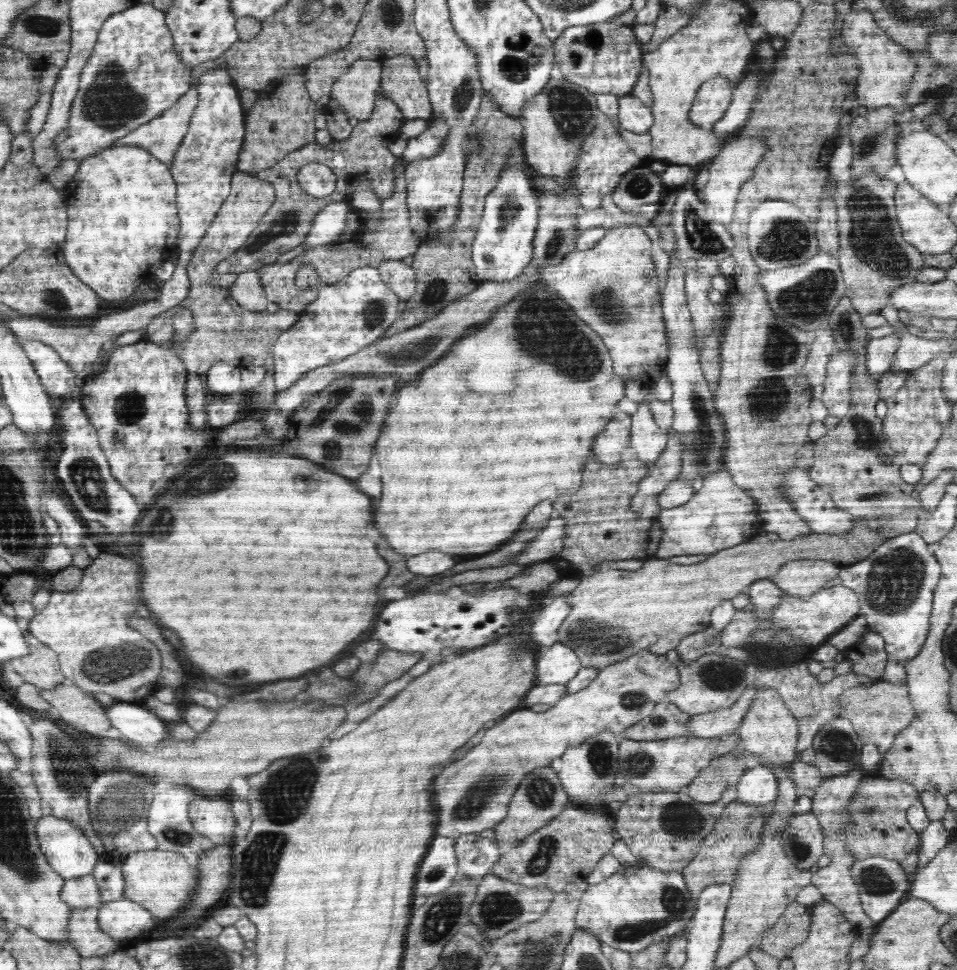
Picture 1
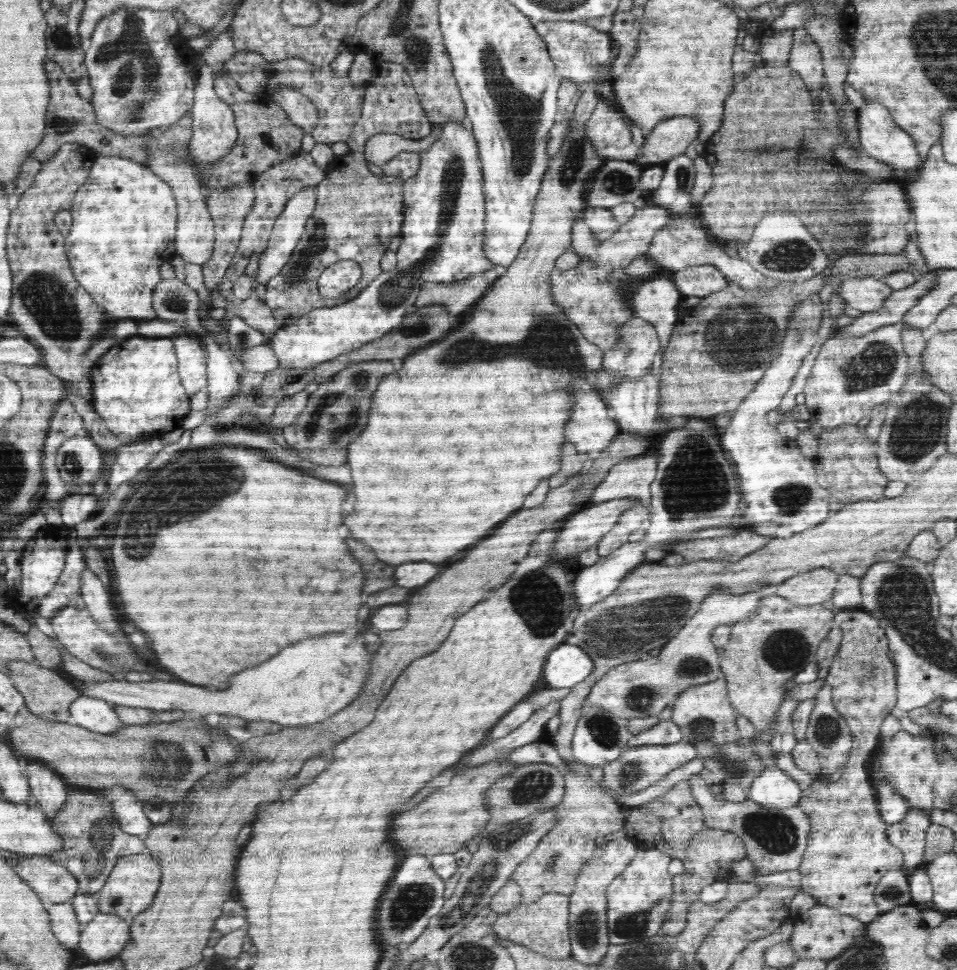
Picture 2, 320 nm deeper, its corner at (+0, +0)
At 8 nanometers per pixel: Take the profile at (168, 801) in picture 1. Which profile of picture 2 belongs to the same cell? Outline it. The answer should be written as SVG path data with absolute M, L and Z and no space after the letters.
M126 792L118 800L111 802L113 817L118 821L122 832L144 837L154 824L145 817L142 803L136 802L134 798L132 792Z

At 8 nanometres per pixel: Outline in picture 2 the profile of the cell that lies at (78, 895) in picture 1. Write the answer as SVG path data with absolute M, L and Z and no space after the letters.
M21 855L17 863L10 865L44 904L66 902L77 895L76 877L49 856Z

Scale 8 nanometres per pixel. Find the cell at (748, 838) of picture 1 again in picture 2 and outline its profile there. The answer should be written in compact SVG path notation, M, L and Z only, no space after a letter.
M704 828L690 840L688 848L679 852L677 856L683 862L685 873L673 876L673 895L666 920L658 931L660 936L676 936L684 930L688 907L698 900L702 889L716 881L724 881L726 877L734 875L730 863L745 856L743 840L735 834L718 830L717 828Z

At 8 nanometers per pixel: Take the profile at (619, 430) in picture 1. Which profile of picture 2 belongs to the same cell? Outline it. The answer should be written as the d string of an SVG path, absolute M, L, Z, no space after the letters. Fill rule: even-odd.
M580 388L572 390L574 410L570 420L566 422L564 436L568 442L576 444L578 452L596 450L598 454L604 450L621 430L616 420L606 416L606 404L600 398L596 389L584 392ZM570 424L584 424L584 426L570 426Z

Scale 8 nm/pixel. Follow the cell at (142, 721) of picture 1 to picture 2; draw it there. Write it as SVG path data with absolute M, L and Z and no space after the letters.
M79 696L72 702L69 706L67 723L100 734L112 734L123 729L123 724L116 716L112 703L89 696Z

